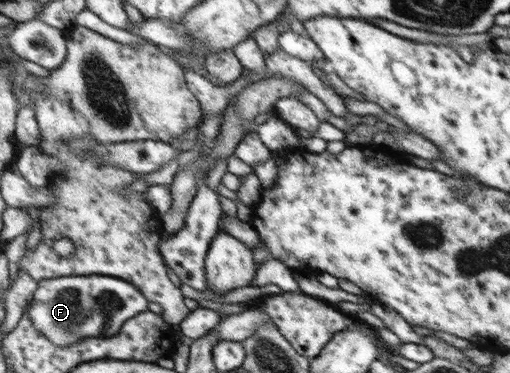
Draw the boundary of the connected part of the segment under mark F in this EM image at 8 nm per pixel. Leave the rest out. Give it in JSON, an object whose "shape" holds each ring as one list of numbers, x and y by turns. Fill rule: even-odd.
{"shape":[[84,275,84,277,53,277,37,282,25,313,40,334,54,346,66,347,82,337,118,335,124,321,148,310,148,300,137,286,119,277]]}

